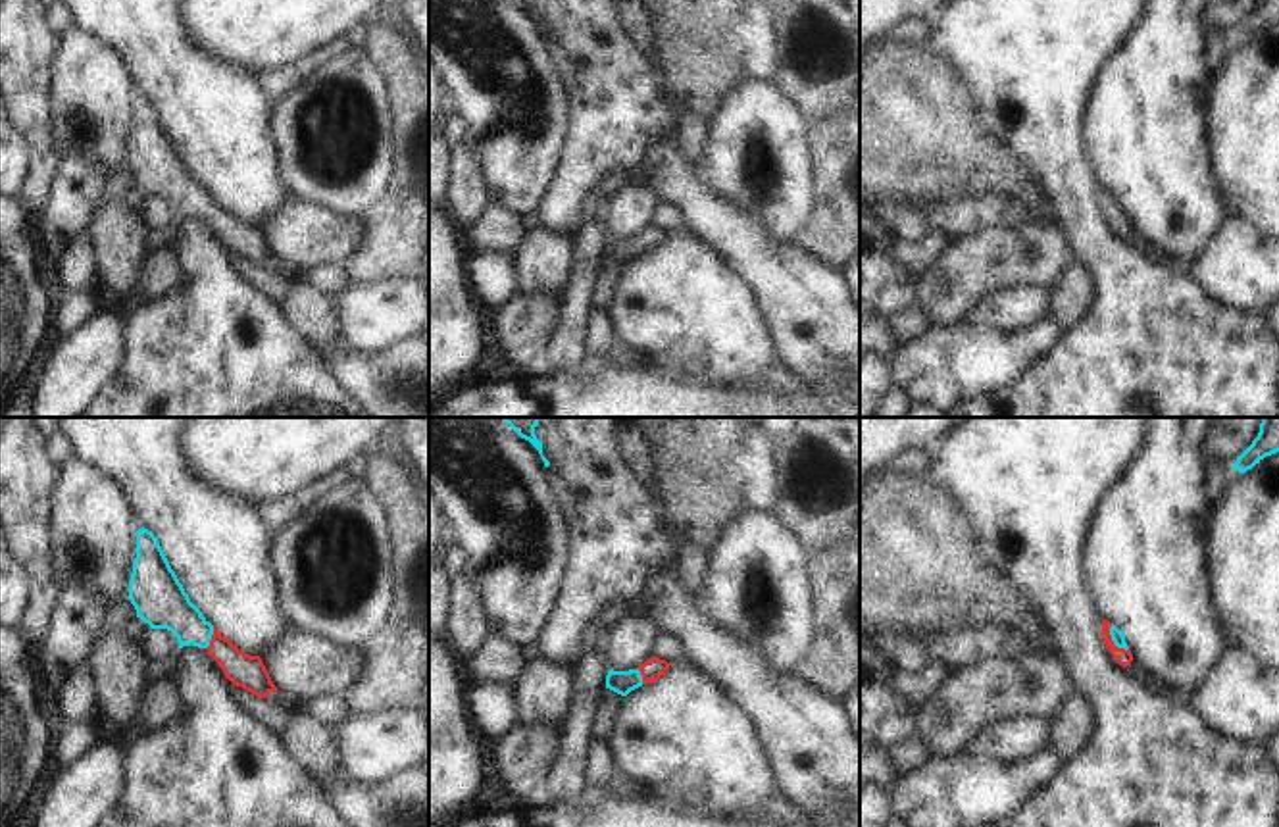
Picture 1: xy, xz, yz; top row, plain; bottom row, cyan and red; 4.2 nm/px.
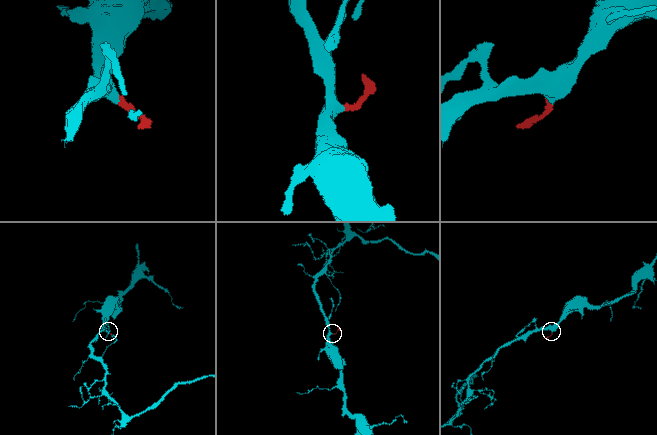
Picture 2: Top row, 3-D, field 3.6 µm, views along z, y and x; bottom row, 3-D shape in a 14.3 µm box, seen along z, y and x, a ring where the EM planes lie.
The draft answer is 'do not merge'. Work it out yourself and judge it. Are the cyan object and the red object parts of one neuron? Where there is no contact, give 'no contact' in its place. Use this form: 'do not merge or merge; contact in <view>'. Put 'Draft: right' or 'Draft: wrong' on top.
Draft: wrong
merge; contact in yz

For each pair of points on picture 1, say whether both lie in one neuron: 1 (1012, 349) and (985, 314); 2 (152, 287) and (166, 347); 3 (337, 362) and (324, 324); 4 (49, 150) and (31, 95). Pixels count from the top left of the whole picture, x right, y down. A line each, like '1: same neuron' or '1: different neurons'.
1: different neurons
2: different neurons
3: different neurons
4: same neuron

